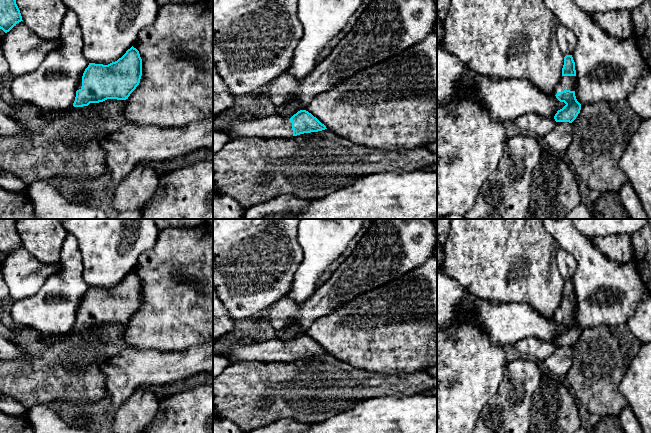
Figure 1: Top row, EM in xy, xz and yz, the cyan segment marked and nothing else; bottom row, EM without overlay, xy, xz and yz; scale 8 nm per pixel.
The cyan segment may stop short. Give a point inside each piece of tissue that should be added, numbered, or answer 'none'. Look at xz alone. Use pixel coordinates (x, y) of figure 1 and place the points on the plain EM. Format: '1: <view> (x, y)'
1: xz (274, 350)

